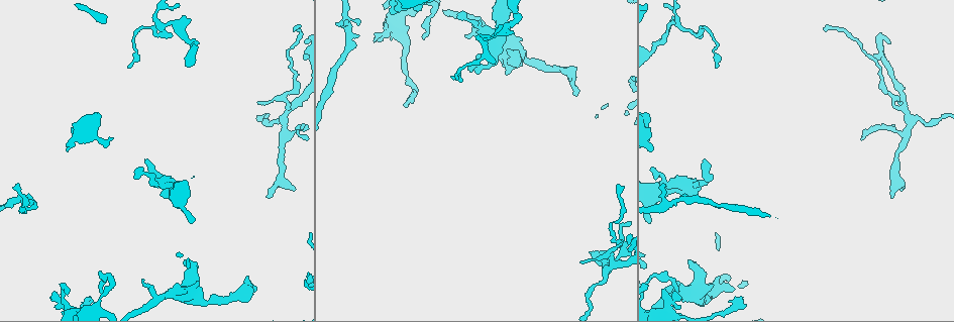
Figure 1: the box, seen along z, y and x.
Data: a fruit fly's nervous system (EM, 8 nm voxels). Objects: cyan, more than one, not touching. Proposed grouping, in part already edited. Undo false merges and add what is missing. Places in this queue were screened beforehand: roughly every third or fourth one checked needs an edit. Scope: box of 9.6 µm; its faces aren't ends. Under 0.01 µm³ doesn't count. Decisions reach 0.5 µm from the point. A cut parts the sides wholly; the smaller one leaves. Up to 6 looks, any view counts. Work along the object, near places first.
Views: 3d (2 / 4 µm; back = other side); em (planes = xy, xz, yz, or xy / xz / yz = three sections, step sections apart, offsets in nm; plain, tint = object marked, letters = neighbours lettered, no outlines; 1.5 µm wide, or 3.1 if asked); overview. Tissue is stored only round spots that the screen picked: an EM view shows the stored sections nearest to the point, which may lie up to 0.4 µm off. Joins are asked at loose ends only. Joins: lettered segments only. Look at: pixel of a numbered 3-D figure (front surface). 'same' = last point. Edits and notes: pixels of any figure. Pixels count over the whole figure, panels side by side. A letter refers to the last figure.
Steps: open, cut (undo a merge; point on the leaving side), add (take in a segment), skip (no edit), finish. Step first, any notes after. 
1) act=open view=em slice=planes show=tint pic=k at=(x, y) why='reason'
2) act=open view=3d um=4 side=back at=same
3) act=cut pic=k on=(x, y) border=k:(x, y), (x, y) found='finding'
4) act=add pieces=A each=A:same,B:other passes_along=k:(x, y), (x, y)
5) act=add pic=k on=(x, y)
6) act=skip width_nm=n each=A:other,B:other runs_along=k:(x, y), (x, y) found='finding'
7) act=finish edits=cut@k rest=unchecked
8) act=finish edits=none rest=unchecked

act=open view=em slice=planes show=letters pic=1 at=(423, 38) why='branch stops here'

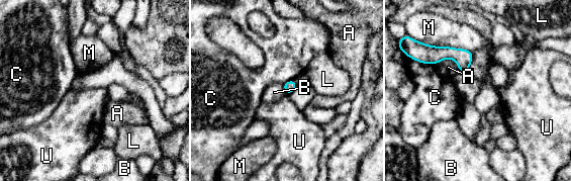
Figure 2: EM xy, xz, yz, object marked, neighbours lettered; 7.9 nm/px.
act=skip longest_contact=M:340nm each=A:other,B:other,C:other,L:other,M:other,U:other border=2:(282, 85), (286, 94) found='none of them fits'

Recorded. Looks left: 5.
act=open view=3d um=4 pic=1 at=(81, 305) why='an open end'

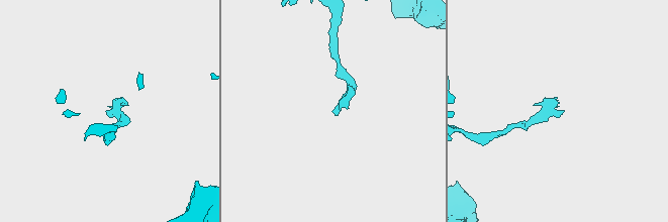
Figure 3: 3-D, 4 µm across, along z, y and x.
act=open view=em slice=yz step=4 show=tint pic=3 at=(106, 112) why='shape alone is not enough'

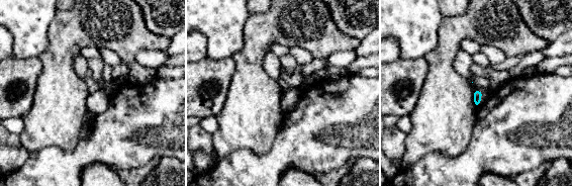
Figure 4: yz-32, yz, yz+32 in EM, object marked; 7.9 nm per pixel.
act=open view=em slice=planes show=letters at=same

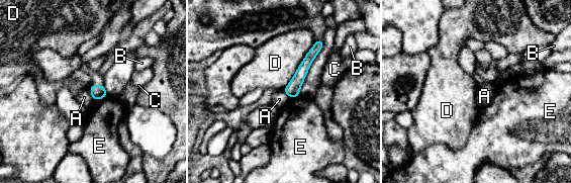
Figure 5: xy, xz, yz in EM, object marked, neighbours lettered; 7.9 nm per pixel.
act=skip longest_contact=D:460nm each=A:other,B:other,C:other,D:other,E:other runs_along=5:(319, 41), (296, 81), (291, 95) found='no lettered segment goes on from it'

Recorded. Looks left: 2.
act=open view=em slice=planes show=letters pic=1 at=(890, 197) why='an open end'

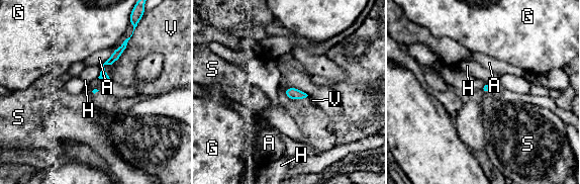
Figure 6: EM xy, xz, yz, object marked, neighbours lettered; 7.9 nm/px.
act=add pieces=S longest_contact=V:440nm each=A:other,G:other,H:other,S:same,V:other passes_along=6:(486, 88), (486, 92), (501, 119) found='the neuron continues'

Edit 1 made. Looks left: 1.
act=finish edits=add@6 rest=unchecked

